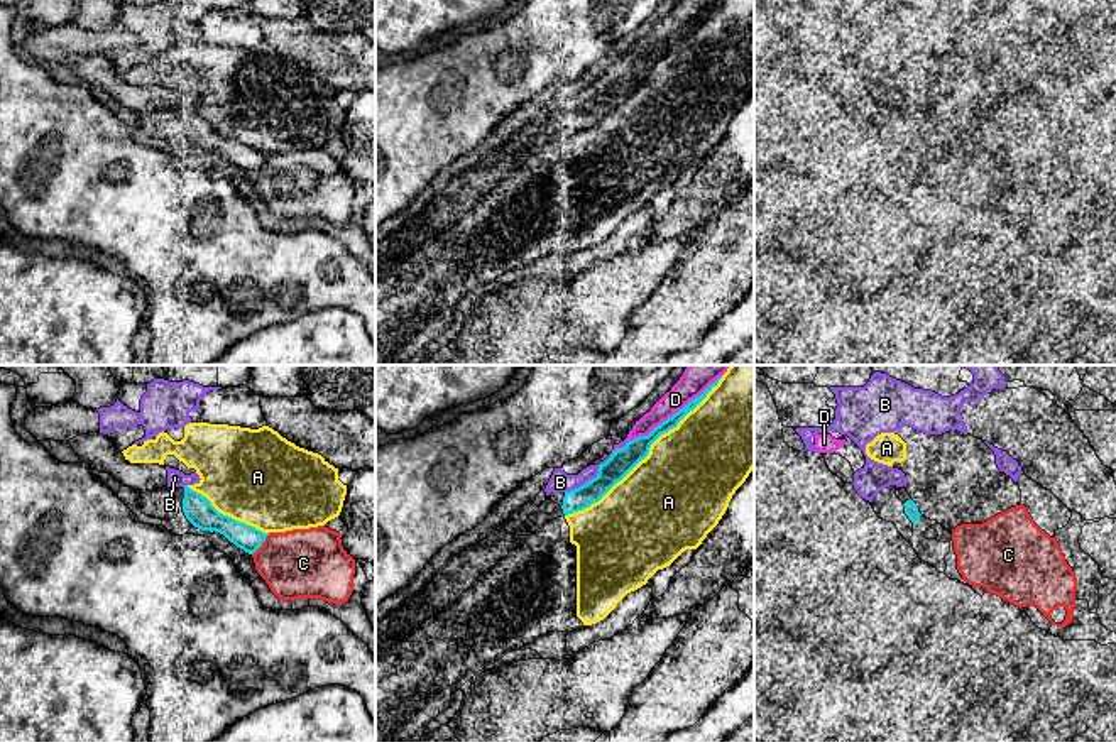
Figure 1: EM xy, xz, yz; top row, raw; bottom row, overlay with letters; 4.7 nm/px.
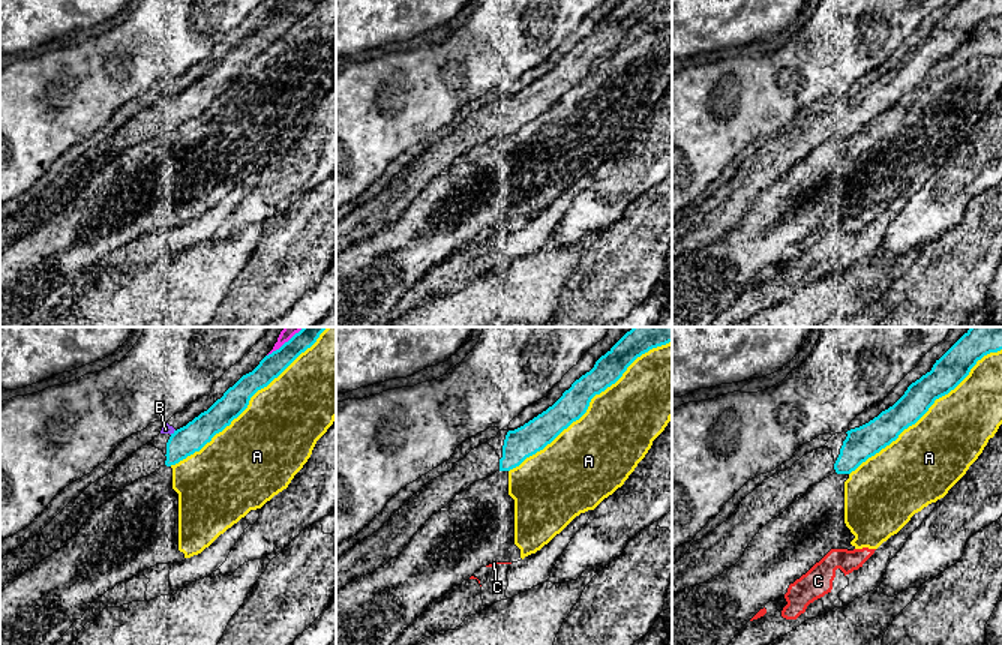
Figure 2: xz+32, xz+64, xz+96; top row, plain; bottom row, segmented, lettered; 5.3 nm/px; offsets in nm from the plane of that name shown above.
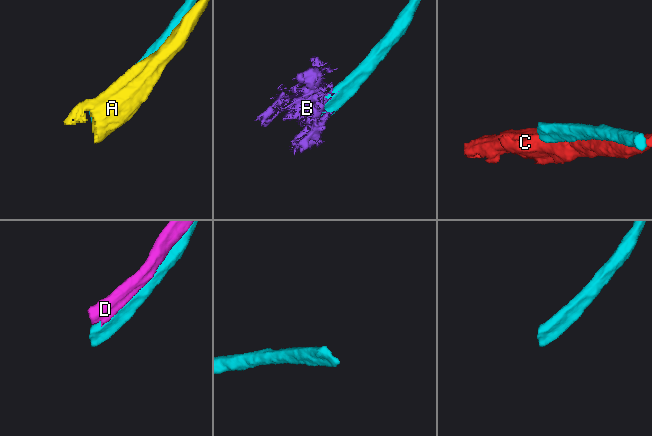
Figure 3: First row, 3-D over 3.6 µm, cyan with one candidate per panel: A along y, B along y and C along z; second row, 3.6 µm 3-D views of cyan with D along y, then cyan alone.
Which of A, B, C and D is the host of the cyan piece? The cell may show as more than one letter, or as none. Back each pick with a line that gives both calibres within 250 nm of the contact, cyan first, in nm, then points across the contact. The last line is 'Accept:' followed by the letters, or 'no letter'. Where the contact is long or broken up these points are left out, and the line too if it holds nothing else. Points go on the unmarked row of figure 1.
Accept: no letter

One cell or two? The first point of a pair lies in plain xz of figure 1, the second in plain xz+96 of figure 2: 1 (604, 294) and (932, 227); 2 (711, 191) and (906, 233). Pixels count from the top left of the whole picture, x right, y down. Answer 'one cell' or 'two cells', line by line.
1: two cells
2: one cell

